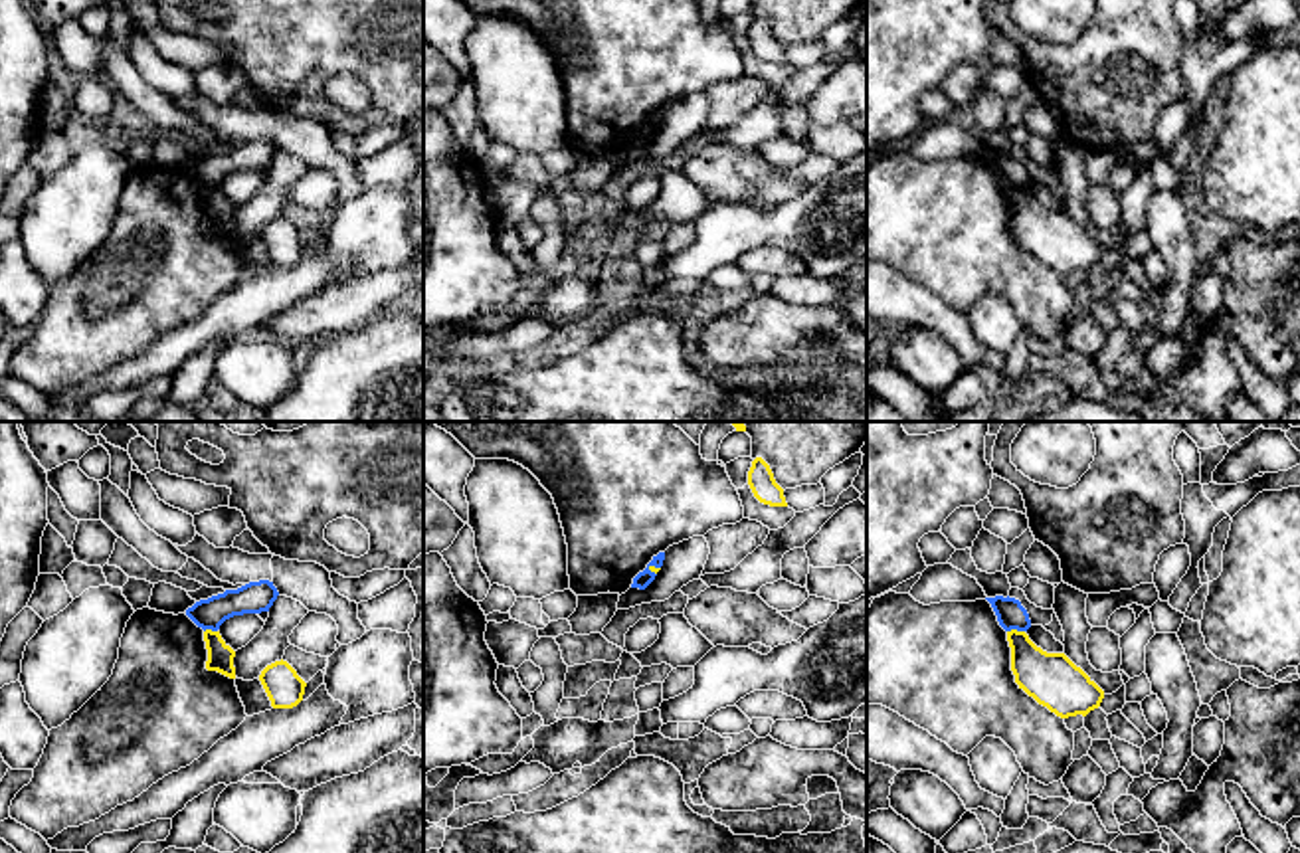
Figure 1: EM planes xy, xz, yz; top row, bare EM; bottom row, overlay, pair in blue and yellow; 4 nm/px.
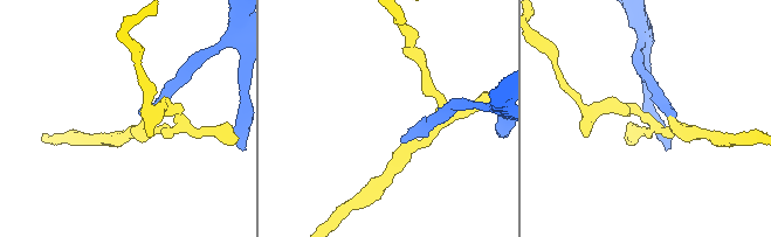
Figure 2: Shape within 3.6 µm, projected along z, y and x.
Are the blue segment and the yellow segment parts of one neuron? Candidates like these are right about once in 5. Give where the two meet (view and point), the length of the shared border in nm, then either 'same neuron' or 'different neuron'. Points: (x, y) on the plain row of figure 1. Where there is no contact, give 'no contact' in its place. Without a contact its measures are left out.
yz (1016, 185) | 70 nm | different neuron

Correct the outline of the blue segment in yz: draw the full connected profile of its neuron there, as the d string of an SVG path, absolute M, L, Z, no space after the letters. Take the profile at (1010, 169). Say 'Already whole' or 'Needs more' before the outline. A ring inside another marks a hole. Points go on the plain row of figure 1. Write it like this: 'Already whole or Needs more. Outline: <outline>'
Already whole. Outline: M995 152L985 156L991 160L997 172L997 178L1005 188L1011 188L1011 186L1027 188L1031 184L1029 170L1019 156L1009 152L1007 154Z

